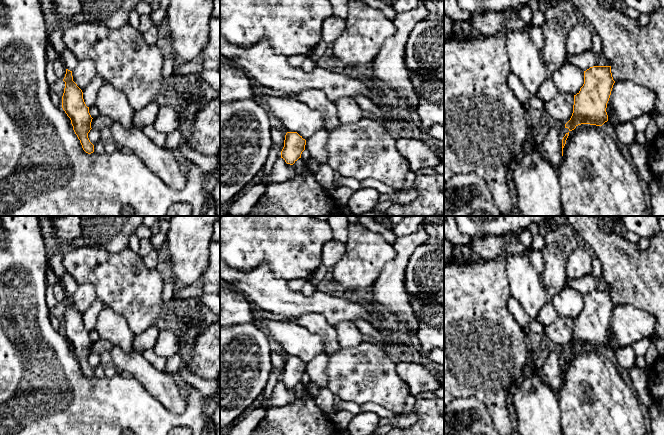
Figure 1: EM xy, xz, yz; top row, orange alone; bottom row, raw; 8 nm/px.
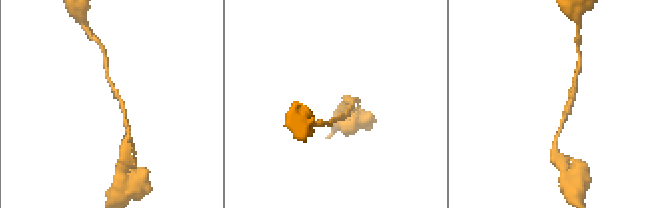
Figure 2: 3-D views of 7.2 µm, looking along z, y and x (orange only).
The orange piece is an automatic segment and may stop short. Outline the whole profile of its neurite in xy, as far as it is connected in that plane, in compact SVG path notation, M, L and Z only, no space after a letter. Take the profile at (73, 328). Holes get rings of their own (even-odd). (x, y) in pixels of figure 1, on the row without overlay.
M66 293L63 305L65 312L62 320L62 332L70 342L73 354L80 364L83 374L91 378L94 376L94 369L90 366L88 357L92 353L93 342L89 337L89 331L84 326L82 314L73 305L72 295Z

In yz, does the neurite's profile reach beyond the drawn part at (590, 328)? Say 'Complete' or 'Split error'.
Complete

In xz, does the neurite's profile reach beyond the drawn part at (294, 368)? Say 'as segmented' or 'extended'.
as segmented

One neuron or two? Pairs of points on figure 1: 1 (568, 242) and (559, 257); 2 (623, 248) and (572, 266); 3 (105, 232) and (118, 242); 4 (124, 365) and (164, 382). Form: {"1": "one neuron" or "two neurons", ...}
{"1": "one neuron", "2": "two neurons", "3": "one neuron", "4": "one neuron"}

